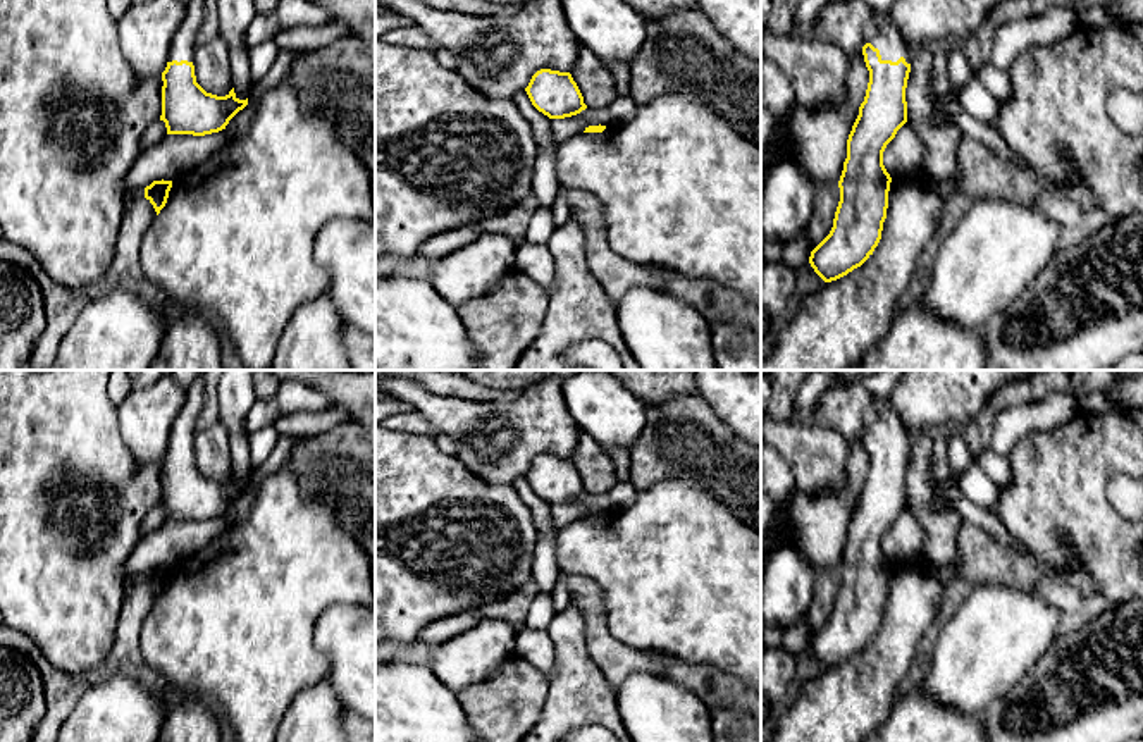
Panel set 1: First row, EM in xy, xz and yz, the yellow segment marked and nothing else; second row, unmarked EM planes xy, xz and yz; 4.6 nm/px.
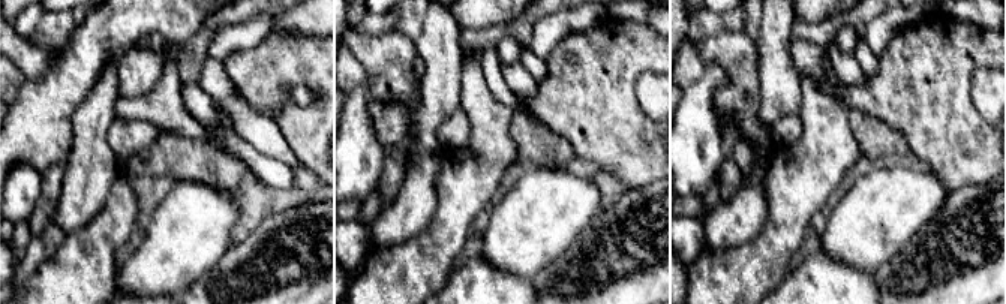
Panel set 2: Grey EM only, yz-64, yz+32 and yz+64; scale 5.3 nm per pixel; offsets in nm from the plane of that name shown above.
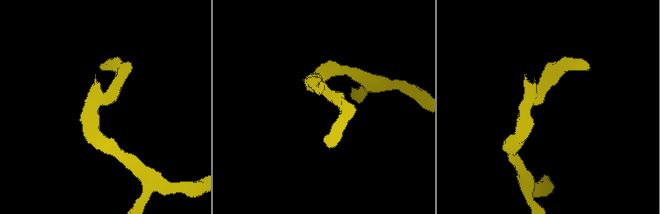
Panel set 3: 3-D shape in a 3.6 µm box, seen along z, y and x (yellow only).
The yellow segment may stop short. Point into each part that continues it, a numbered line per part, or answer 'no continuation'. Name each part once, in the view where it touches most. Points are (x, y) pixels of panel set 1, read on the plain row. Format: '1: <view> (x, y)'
1: yz (878, 417)

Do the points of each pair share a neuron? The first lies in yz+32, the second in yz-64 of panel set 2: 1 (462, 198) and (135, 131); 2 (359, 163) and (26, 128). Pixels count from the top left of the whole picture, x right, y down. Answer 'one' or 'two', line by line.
1: two
2: two

